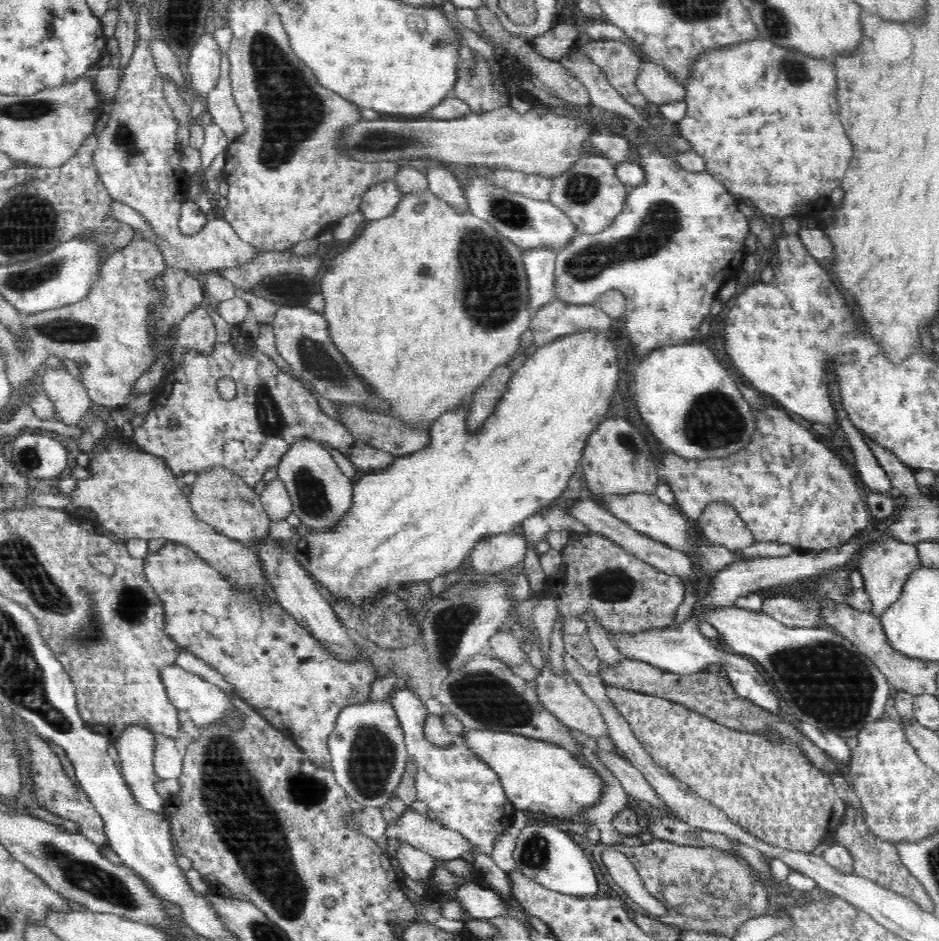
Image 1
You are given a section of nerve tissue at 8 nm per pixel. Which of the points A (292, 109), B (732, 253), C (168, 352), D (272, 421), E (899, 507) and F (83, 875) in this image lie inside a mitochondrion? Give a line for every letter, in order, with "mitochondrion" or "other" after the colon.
A: mitochondrion
B: other
C: other
D: mitochondrion
E: other
F: mitochondrion

